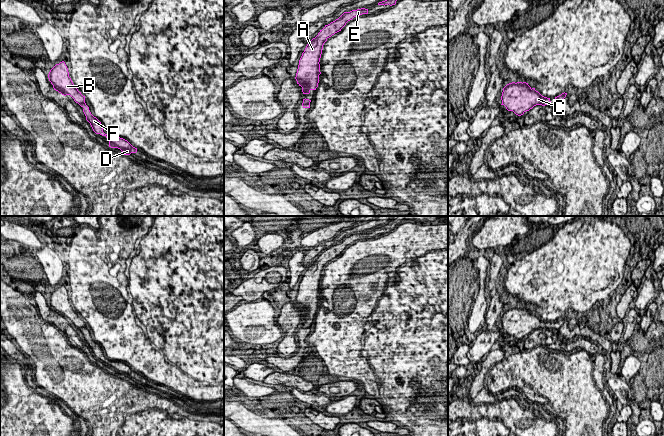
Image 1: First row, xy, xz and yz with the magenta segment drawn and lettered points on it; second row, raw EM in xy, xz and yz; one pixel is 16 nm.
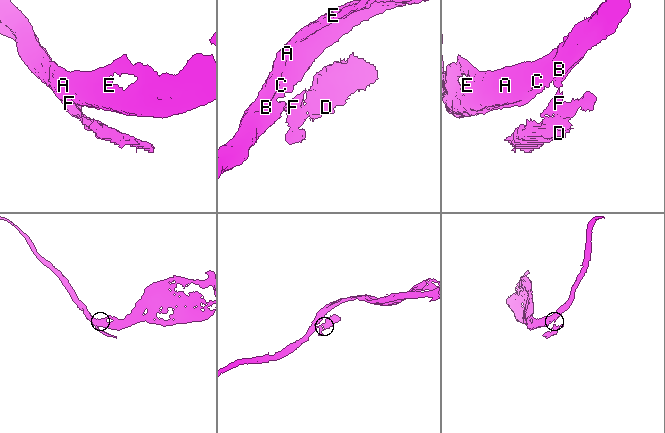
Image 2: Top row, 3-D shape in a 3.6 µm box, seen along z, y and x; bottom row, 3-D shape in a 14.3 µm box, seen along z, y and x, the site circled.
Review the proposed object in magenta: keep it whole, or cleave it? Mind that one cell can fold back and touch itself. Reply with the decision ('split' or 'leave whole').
split

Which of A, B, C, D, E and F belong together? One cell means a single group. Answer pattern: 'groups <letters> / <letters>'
groups A B C E / D F

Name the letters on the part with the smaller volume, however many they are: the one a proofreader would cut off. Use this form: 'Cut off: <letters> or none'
Cut off: D, F

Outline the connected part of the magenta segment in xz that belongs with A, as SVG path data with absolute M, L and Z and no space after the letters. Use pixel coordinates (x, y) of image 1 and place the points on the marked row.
M361 8L344 12L338 19L325 25L318 35L308 42L299 60L295 77L297 84L302 87L303 94L309 94L311 90L316 90L318 87L321 74L319 62L324 43L329 37L341 31L348 21L362 14L368 14L368 9Z

